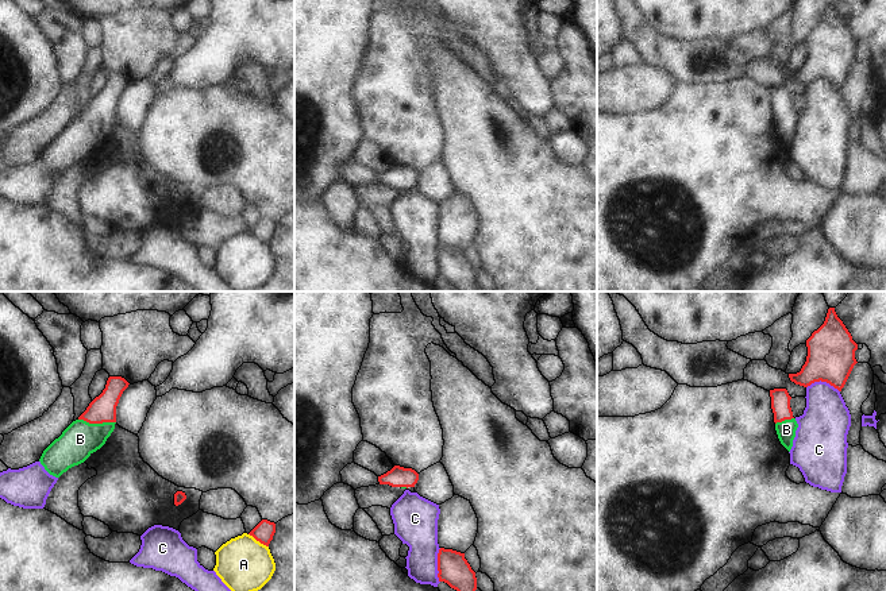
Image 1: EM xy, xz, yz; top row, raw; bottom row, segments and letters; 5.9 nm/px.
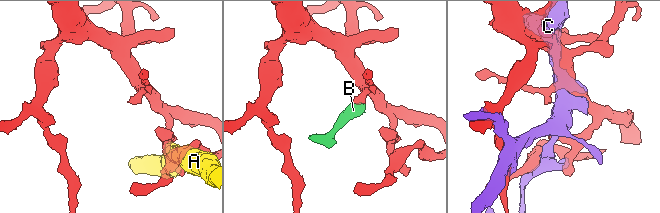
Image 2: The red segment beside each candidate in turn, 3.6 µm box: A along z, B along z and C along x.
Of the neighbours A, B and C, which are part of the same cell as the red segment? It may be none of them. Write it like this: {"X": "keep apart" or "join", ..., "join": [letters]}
{"A": "keep apart", "B": "join", "C": "keep apart", "join": ["B"]}

